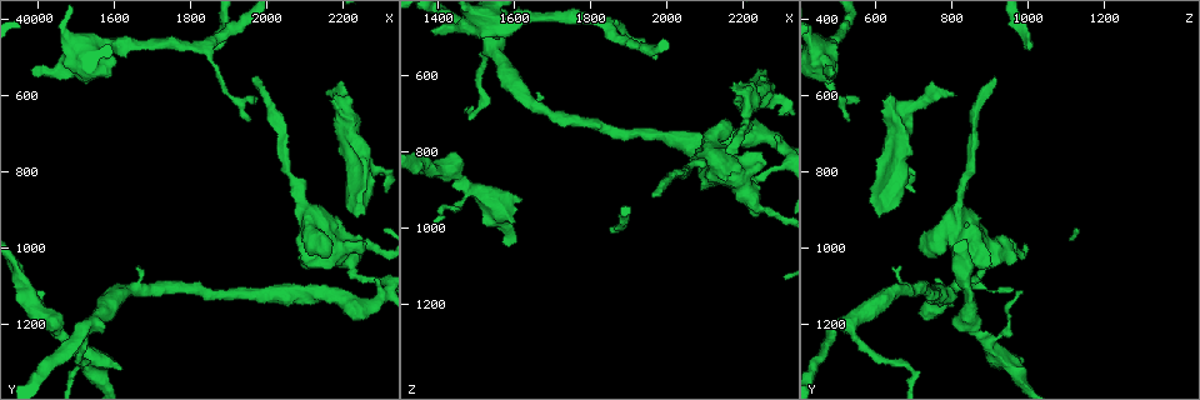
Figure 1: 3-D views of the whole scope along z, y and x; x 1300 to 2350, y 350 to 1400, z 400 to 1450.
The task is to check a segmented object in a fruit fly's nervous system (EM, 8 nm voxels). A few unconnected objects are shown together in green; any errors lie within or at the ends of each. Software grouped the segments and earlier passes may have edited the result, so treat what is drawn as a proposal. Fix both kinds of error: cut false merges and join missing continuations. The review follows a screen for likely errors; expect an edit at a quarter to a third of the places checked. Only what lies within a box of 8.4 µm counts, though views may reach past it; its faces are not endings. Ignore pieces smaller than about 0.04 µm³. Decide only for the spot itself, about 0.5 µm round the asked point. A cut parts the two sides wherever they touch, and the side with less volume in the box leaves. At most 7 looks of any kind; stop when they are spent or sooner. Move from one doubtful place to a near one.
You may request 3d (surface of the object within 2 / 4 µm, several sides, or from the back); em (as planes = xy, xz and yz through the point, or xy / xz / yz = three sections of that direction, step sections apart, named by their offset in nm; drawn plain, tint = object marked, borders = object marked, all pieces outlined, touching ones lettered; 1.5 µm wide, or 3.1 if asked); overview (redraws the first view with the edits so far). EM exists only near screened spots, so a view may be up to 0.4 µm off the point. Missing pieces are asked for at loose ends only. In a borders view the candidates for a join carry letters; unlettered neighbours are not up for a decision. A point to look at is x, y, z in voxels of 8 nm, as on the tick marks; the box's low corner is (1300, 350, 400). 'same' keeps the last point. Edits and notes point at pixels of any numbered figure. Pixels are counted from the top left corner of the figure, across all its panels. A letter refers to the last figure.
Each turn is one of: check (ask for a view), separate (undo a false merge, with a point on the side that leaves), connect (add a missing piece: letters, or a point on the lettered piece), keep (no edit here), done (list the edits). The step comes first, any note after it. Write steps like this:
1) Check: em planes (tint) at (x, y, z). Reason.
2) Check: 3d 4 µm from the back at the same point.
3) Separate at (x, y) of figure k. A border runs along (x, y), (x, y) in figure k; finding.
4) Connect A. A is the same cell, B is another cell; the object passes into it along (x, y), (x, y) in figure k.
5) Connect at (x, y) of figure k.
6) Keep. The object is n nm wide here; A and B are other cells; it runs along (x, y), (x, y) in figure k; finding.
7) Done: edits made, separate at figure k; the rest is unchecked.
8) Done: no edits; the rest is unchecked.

Check: em planes (borders) at (2230, 915, 610). Stops while still wide.

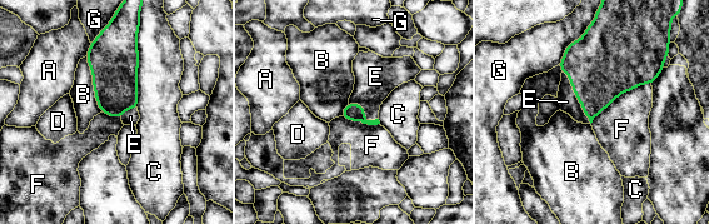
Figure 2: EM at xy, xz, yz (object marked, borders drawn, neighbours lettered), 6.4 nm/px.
Connect at (567, 101) of figure 2. E is the same cell, A, B, C, D, F and G are other cells; the neuron continues.

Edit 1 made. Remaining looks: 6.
Check: overview.

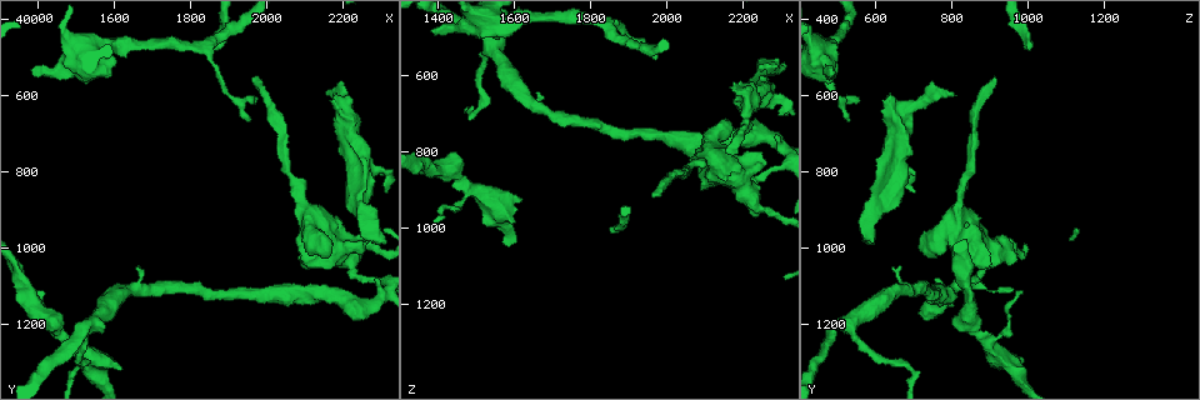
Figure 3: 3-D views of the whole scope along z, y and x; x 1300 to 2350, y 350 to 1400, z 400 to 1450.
Check: 3d 2 µm at (2175, 600, 640). Thick end.

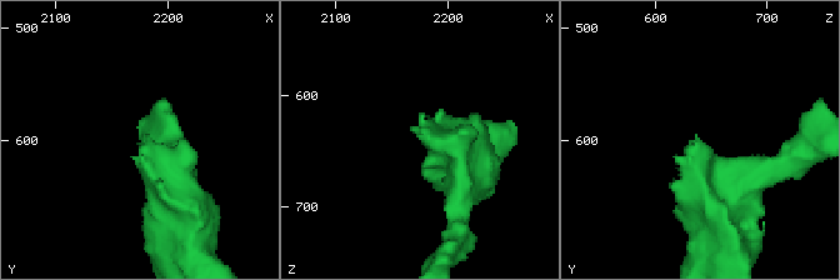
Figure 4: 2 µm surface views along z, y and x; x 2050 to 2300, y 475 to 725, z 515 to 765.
Check: em planes (tint) at (2180, 598, 638).

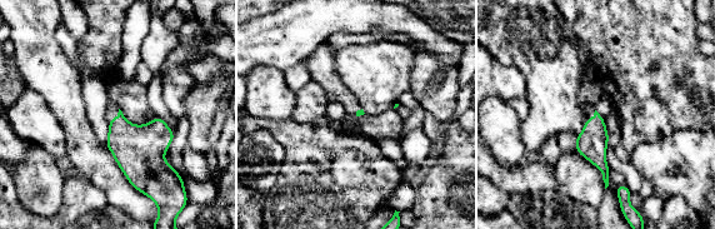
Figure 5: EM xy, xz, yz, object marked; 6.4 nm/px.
Check: em planes (borders) at the same point. What lies round it.

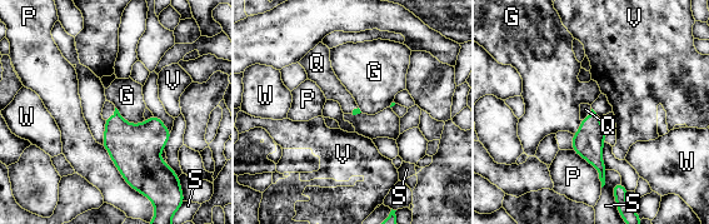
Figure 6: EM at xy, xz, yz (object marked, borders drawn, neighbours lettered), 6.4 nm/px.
Connect at (109, 108) of figure 6. Q is the same cell, G, P, S, V and W are other cells; the neuron continues.

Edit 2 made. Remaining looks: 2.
Check: em xy step 4 (borders) at (1975, 555, 910). Thin end.

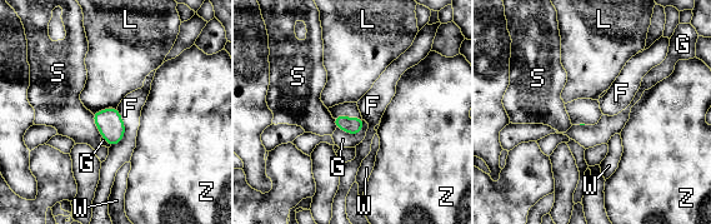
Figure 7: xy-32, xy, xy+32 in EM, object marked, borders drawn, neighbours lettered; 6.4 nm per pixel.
Keep. F, G, L, S, W and Z are other cells; a border runs along (108, 106), (93, 114) in figure 7; no lettered piece goes on from it.

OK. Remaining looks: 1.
Done: edits made, connect at figure 2, connect at figure 6; the rest is unchecked.

